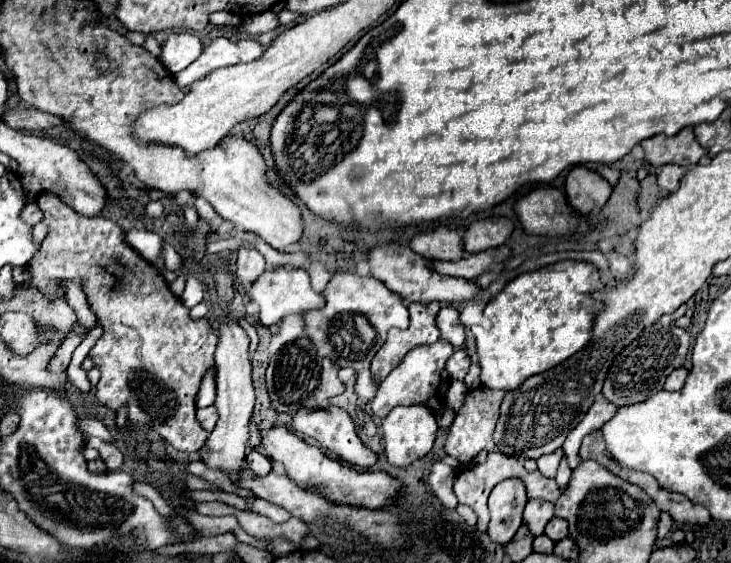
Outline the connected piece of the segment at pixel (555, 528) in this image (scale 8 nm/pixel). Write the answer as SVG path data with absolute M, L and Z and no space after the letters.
M551 518L547 528L545 528L545 534L553 540L553 542L559 542L567 536L567 520L563 518Z

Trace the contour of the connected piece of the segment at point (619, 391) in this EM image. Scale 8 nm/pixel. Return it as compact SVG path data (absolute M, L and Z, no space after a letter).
M659 322L651 324L641 332L641 338L633 340L625 346L617 360L613 360L605 382L603 382L603 396L615 406L629 406L647 400L649 396L663 390L667 376L685 364L685 356L689 350L689 334L677 326L661 326Z

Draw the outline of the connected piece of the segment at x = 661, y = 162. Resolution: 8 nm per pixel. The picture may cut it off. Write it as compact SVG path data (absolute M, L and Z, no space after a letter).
M683 128L679 134L667 138L663 134L657 134L653 138L647 138L641 142L645 150L645 158L653 168L665 166L665 164L679 164L679 166L695 166L701 156L707 152L699 146L699 142L693 136L693 128Z

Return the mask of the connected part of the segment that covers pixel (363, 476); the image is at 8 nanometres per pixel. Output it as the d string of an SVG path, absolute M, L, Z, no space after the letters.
M283 426L271 428L263 434L263 448L271 460L277 460L285 466L287 476L299 488L319 492L331 502L343 502L349 506L363 506L375 510L381 508L387 498L393 498L401 488L401 484L385 472L357 472L349 466L343 466L341 462L327 458L317 446L309 446L305 440L301 440L297 434L289 432Z

